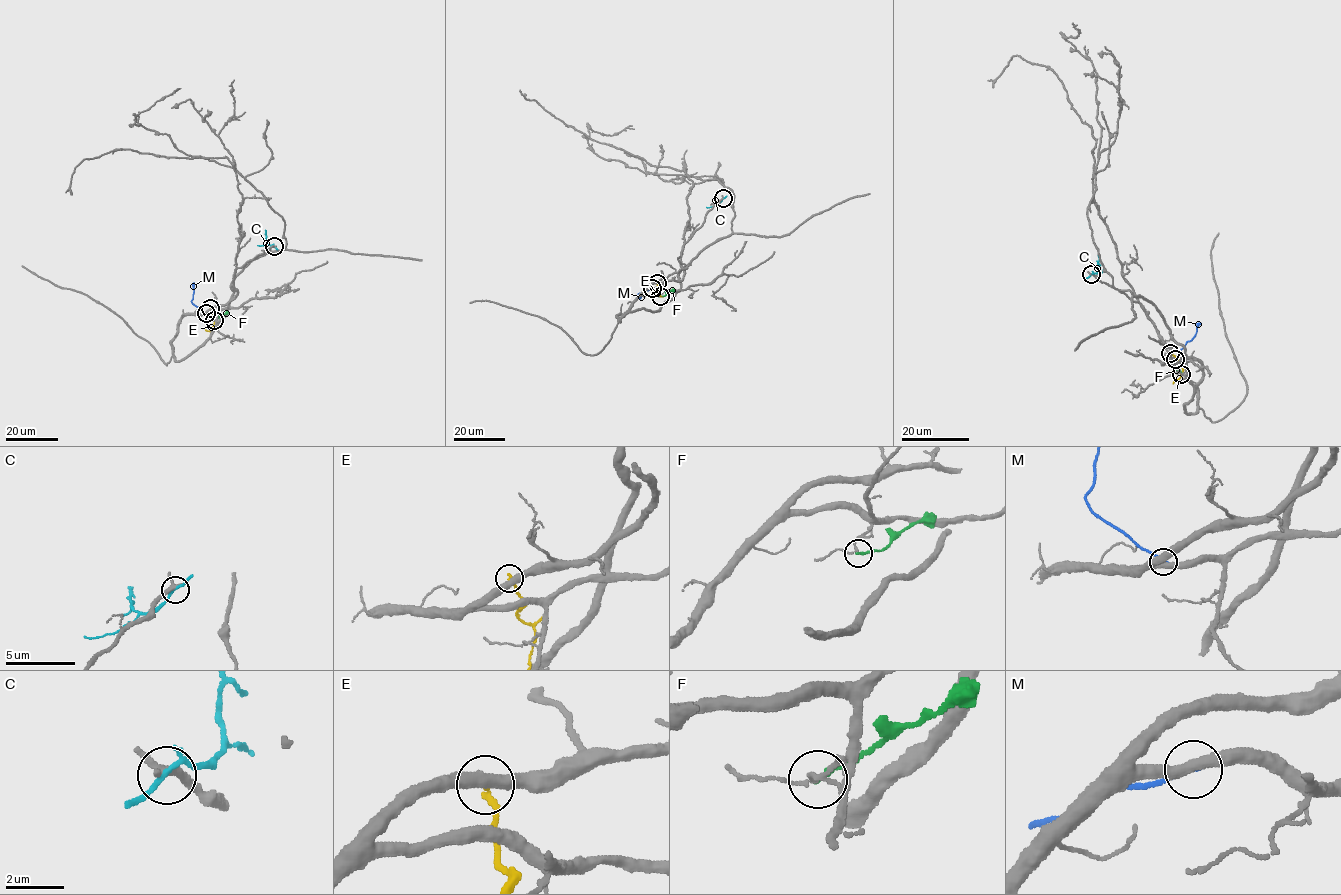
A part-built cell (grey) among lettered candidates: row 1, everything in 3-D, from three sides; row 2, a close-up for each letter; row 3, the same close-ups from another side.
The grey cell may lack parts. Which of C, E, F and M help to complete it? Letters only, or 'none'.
none

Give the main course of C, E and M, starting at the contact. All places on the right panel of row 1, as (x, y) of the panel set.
C: (1091, 274), (1097, 271), (1098, 251)
E: (1170, 353), (1182, 366), (1182, 374), (1175, 380)
M: (1175, 359), (1201, 323)

